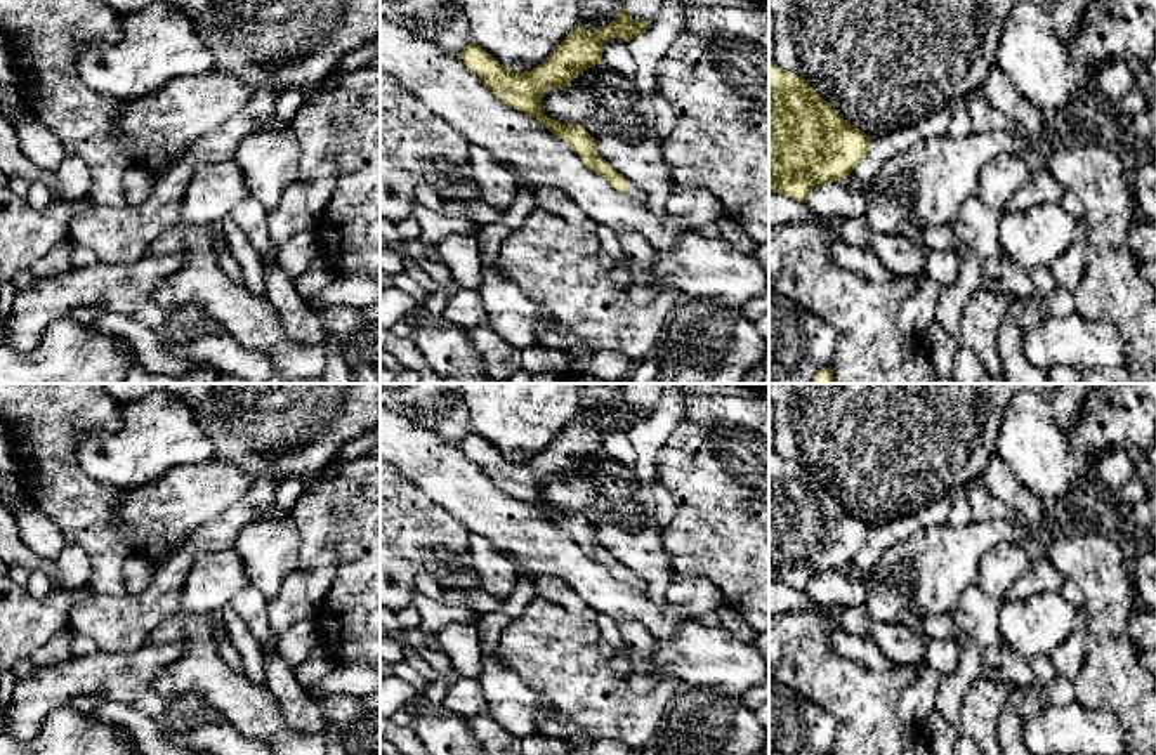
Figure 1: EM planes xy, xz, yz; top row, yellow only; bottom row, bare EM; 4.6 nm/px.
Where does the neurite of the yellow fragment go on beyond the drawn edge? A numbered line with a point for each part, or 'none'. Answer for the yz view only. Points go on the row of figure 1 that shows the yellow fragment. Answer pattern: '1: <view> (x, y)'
none

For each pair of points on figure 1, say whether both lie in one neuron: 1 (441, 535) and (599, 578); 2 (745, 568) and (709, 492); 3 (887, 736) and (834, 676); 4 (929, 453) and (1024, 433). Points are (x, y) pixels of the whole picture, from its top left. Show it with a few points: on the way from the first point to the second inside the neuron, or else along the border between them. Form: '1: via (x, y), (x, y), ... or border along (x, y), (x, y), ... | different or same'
1: border along (441, 505), (469, 535) | different
2: via (745, 549), (745, 528), (728, 511) | same
3: via (873, 721), (849, 691) | same
4: border along (1011, 401), (1000, 420), (997, 448), (993, 452) | different

